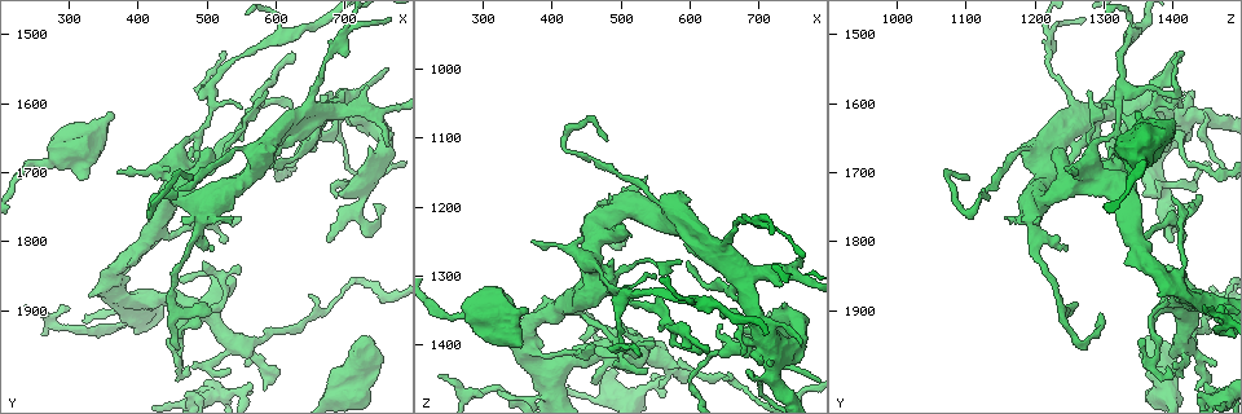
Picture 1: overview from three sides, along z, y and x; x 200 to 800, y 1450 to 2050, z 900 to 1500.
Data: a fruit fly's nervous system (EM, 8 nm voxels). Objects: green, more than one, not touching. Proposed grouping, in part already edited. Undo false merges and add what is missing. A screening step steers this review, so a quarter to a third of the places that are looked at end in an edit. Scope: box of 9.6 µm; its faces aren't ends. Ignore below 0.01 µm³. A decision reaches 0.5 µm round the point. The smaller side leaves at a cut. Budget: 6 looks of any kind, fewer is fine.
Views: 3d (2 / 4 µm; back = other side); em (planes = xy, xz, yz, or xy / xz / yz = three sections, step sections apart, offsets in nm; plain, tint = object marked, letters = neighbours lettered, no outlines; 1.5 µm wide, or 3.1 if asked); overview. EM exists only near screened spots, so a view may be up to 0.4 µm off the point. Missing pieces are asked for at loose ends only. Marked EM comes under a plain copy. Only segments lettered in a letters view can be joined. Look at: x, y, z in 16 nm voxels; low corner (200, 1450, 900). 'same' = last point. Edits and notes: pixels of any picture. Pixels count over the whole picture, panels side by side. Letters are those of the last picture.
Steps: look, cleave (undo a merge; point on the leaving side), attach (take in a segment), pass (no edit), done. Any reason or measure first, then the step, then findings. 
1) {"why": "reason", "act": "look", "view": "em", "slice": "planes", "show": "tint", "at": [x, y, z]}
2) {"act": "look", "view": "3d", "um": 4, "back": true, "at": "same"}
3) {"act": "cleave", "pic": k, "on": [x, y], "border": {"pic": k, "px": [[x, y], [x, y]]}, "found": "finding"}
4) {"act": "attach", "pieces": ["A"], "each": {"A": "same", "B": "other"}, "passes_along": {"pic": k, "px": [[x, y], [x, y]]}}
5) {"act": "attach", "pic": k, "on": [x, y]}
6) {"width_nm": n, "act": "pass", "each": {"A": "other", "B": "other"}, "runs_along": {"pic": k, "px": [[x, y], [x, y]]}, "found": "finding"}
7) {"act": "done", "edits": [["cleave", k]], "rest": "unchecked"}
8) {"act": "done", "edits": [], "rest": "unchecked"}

{"why": "thin arm on a thick one", "act": "look", "view": "3d", "um": 4, "at": [495, 1765, 1195]}

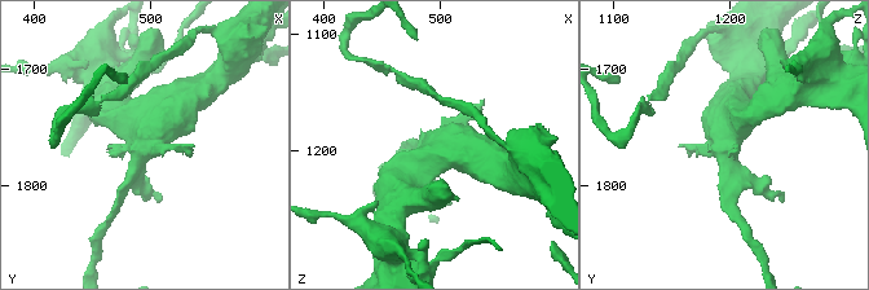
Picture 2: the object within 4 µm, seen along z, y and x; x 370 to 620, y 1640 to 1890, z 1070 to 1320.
{"act": "look", "view": "em", "slice": "planes", "show": "letters", "at": [496, 1764, 1196]}

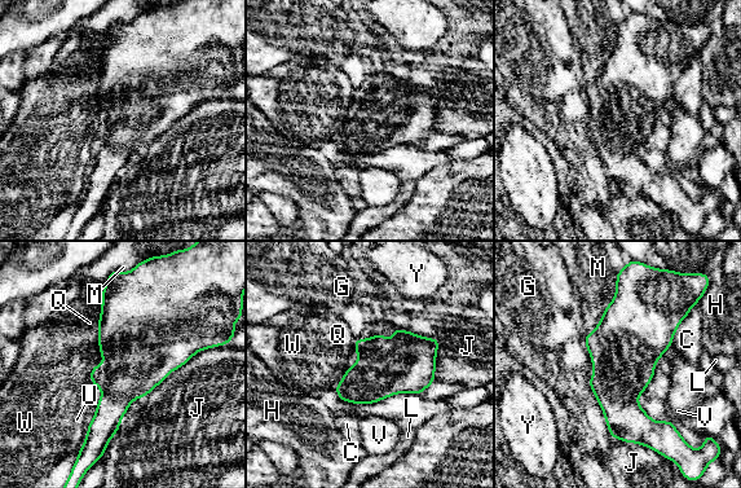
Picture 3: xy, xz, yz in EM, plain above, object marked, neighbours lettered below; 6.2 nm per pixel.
{"act": "pass", "each": {"C": "other", "G": "other", "H": "other", "J": "other", "L": "other", "M": "other", "Q": "other", "U": "other", "V": "other", "W": "other", "Y": "other"}, "border": {"pic": 3, "px": [[354, 342], [358, 360], [334, 388]]}, "found": "one neuron here"}

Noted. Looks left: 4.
{"why": "abrupt turn", "act": "look", "view": "3d", "um": 4, "at": [455, 1945, 1270]}

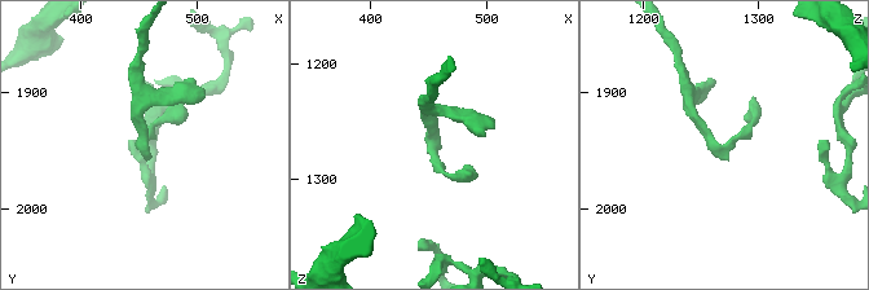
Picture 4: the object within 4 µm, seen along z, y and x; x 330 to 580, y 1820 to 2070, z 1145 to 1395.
{"act": "look", "view": "em", "slice": "yz", "step": 8, "show": "tint", "at": [456, 1948, 1266]}

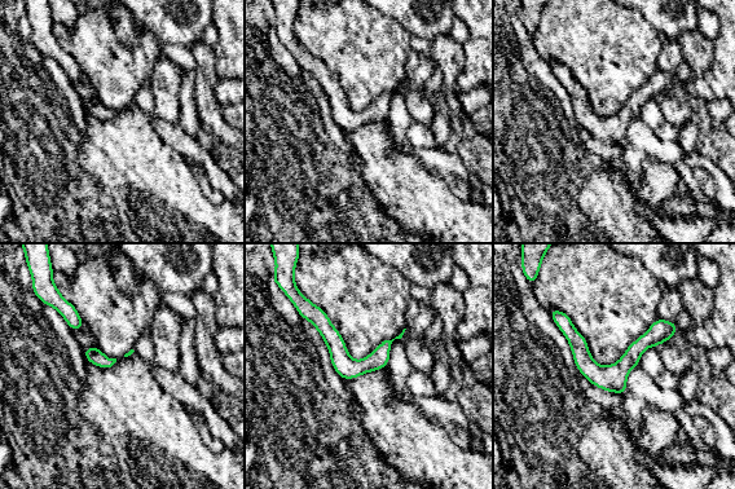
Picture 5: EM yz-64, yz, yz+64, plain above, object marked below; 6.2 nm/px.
{"act": "look", "view": "em", "slice": "planes", "show": "letters", "at": "same"}

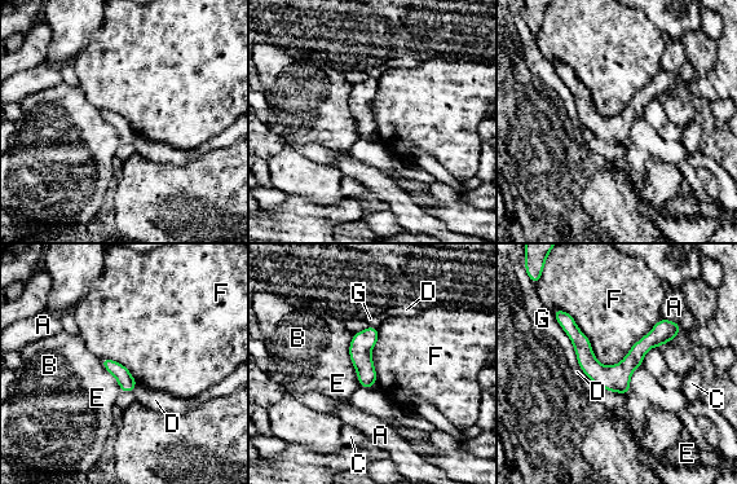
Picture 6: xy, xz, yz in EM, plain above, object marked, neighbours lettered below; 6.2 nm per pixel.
{"longest_contact_nm": ["F", 700], "act": "pass", "each": {"A": "other", "B": "other", "C": "other", "D": "other", "E": "other", "F": "other", "G": "other"}, "runs_along": {"pic": 6, "px": [[556, 312], [600, 372], [674, 328]]}, "found": "continuous, no second neuron"}

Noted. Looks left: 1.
{"act": "done", "edits": [], "rest": "unchecked"}

